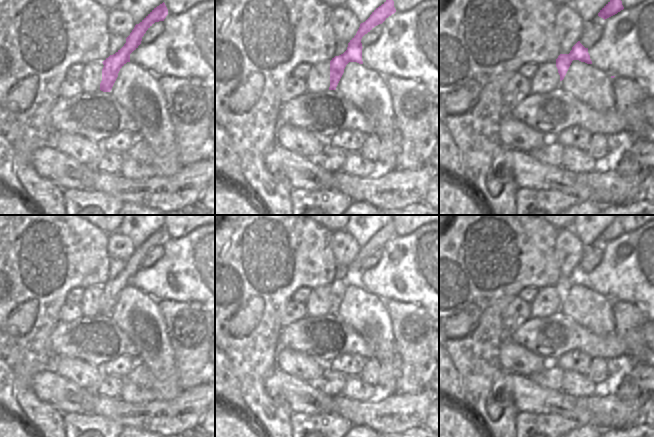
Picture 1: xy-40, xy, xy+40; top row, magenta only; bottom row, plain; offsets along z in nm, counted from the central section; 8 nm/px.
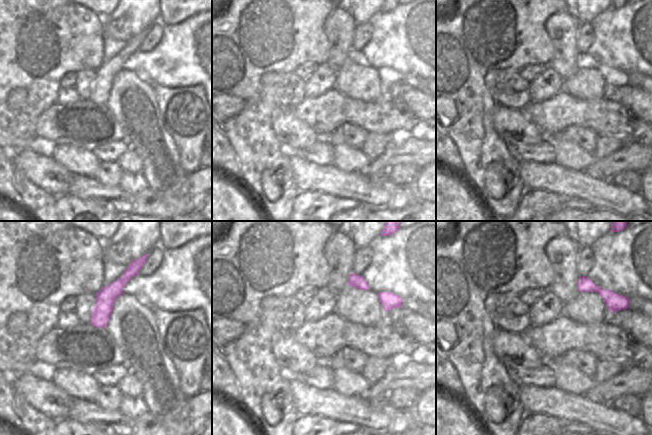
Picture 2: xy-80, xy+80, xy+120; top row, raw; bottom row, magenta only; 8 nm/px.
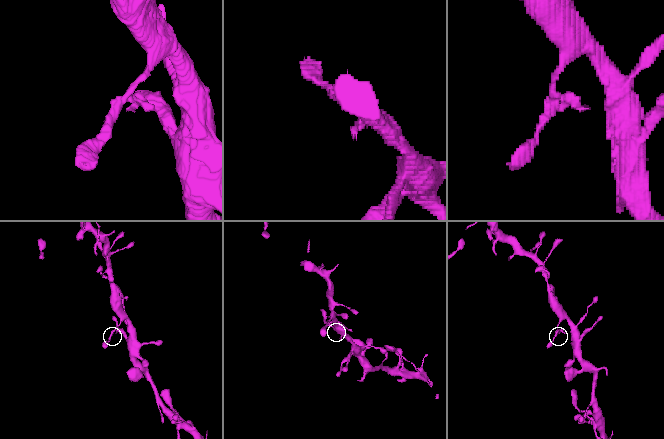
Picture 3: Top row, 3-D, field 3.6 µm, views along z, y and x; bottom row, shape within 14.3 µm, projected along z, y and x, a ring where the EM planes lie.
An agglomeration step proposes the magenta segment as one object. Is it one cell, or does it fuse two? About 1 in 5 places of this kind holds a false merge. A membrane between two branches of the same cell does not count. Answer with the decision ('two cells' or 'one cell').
two cells

